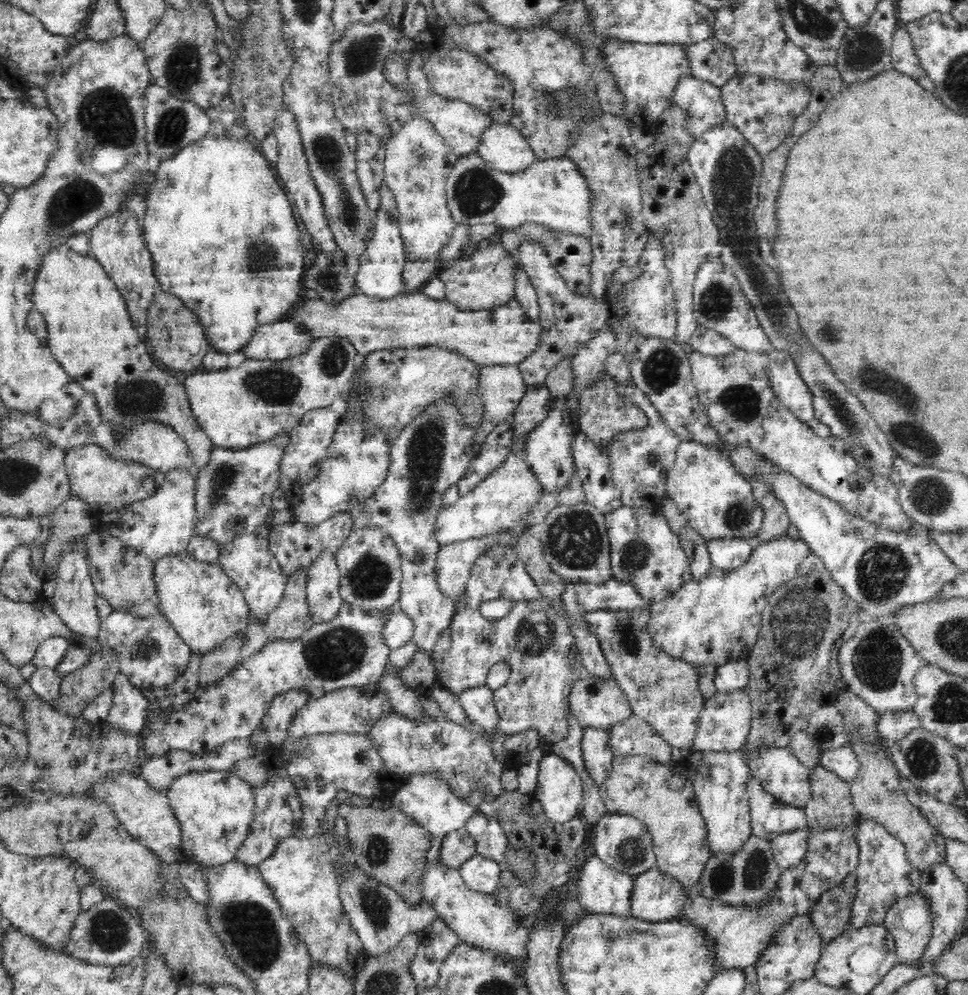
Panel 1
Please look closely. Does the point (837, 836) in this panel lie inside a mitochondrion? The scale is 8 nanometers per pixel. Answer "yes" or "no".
no

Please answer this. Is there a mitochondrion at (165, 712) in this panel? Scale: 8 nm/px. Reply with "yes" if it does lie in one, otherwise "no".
no

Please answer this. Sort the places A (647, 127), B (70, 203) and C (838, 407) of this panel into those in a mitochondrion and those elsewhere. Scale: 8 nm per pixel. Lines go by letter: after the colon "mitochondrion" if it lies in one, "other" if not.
A: other
B: mitochondrion
C: mitochondrion

